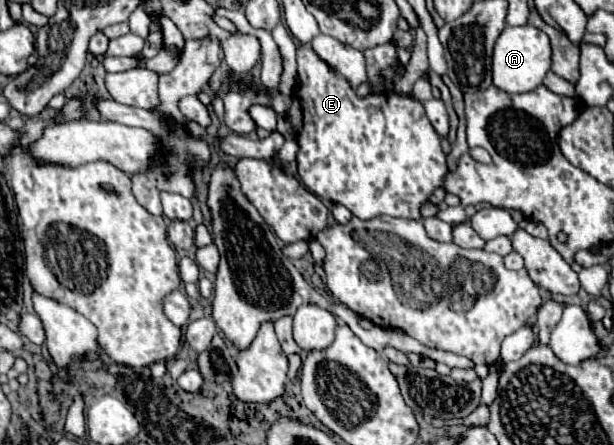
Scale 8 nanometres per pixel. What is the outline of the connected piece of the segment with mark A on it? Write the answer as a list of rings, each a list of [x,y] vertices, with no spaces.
[[[506,26],[502,36],[498,38],[498,44],[494,46],[492,56],[492,78],[494,86],[502,88],[510,94],[520,94],[534,90],[542,84],[546,72],[552,66],[552,48],[550,38],[536,26]]]

